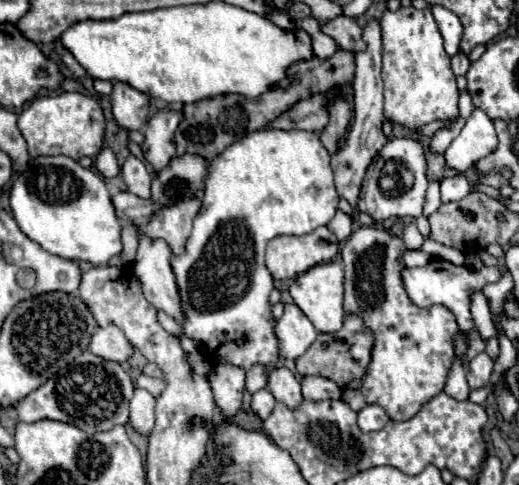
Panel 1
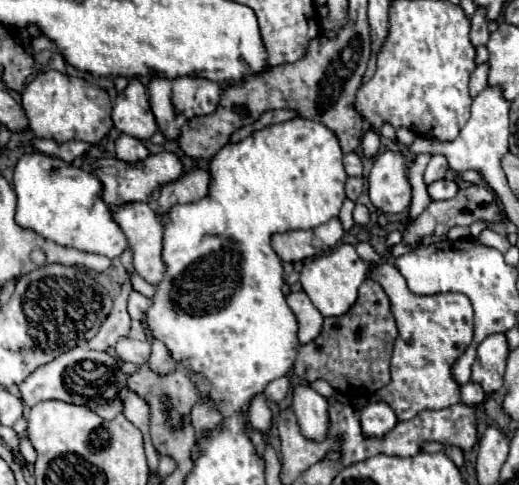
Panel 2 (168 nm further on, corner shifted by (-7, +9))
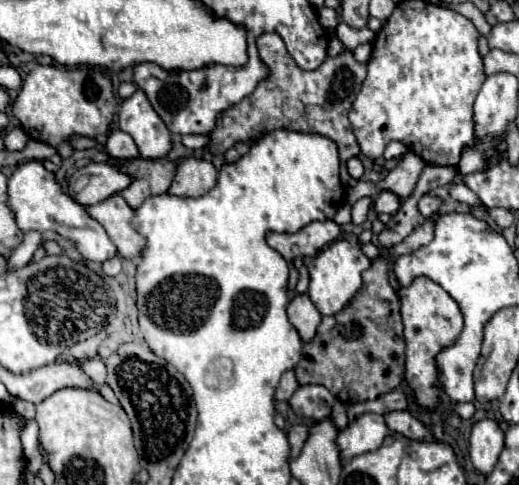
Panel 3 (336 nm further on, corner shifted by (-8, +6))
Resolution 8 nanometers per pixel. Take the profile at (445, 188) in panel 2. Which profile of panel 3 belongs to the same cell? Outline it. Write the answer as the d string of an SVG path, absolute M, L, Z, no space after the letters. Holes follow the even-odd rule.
M425 194L421 200L419 200L419 210L425 218L429 218L431 214L437 214L441 206L441 198L439 196L431 196L431 194Z

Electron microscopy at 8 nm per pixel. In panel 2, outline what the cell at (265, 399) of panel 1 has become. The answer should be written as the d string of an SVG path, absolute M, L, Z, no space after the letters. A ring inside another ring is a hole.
M280 377L276 381L272 381L266 391L264 391L264 397L270 401L270 403L280 403L290 391L290 381L286 377Z

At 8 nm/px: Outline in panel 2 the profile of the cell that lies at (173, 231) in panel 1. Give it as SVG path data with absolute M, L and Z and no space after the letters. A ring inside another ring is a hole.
M194 167L192 171L184 171L182 179L160 187L158 211L168 211L172 205L178 203L194 203L204 199L208 195L208 183L210 183L208 171L200 167Z

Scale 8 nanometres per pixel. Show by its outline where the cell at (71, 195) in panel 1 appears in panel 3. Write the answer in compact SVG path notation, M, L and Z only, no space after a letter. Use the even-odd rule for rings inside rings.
M29 160L15 168L13 176L9 178L9 206L15 212L17 226L23 232L37 230L43 234L51 230L61 238L73 242L85 260L103 262L107 258L117 256L117 246L111 242L105 228L89 216L85 204L79 204L71 194L63 190L55 174L45 170L39 160Z

